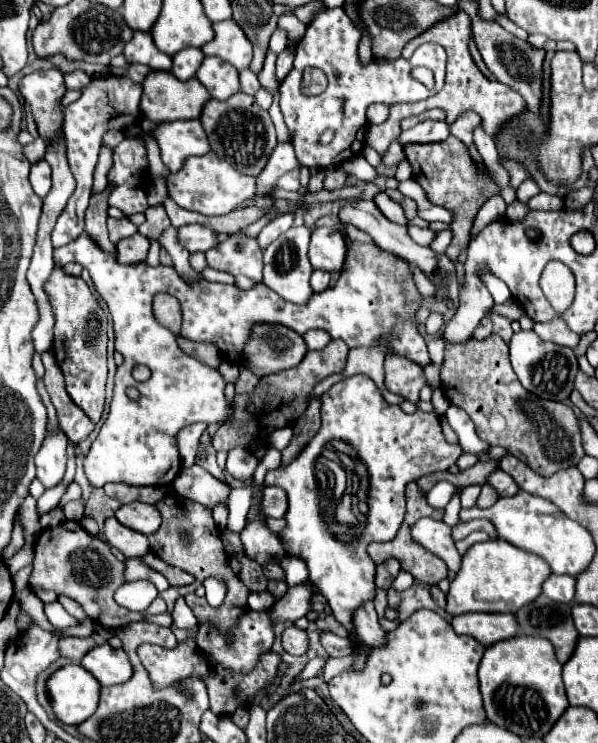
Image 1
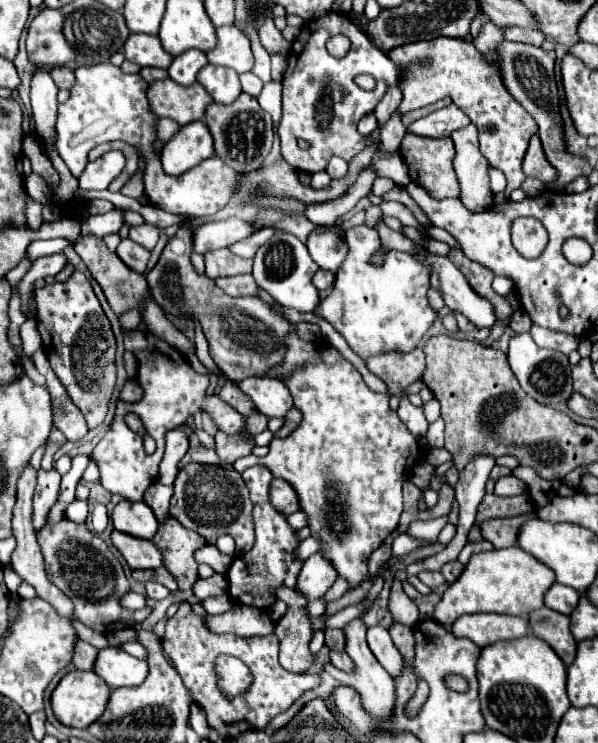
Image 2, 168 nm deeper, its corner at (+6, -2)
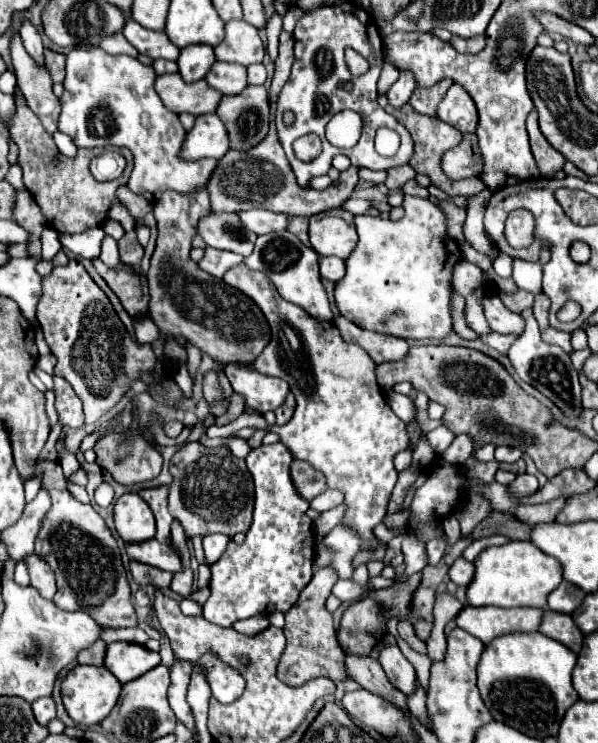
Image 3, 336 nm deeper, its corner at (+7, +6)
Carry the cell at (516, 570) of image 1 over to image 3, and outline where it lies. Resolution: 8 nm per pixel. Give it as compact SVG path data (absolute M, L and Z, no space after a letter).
M507 542L503 546L493 546L477 556L473 580L467 586L467 602L471 606L533 606L543 608L547 606L547 594L559 586L561 578L561 564L543 554L531 542Z

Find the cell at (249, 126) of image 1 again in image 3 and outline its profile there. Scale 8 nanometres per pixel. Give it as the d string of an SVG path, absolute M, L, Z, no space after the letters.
M247 86L241 94L223 96L217 116L227 128L229 148L247 152L257 146L269 130L269 100L263 86Z

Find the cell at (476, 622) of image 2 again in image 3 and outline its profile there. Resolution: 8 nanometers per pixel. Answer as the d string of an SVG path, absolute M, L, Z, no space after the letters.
M465 606L457 614L457 626L489 644L493 638L511 632L535 632L543 612L539 608Z

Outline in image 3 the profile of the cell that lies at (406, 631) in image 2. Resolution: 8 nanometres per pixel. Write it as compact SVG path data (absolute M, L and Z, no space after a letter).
M417 680L417 688L413 692L413 696L407 696L407 708L409 712L423 724L427 726L427 712L425 712L425 688L421 686L421 682Z

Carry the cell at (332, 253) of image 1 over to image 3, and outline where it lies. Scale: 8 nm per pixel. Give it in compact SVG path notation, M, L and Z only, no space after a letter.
M337 208L311 216L309 240L319 256L337 256L345 260L357 244L353 214Z

